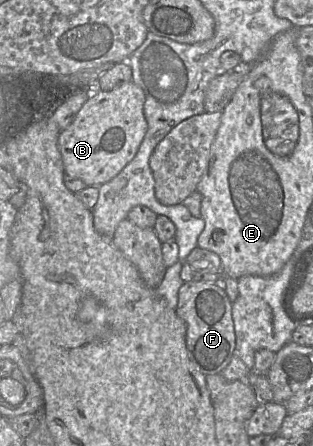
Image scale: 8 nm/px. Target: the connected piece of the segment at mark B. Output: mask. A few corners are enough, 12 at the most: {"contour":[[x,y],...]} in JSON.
{"contour":[[133,81],[90,98],[58,137],[87,187],[134,158],[148,125]]}

